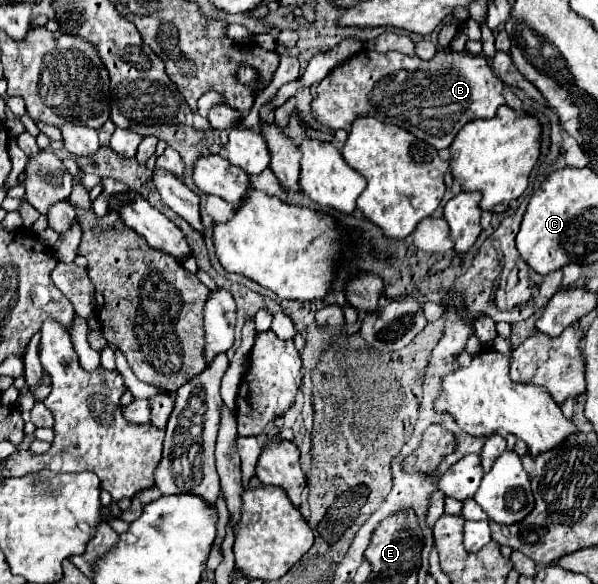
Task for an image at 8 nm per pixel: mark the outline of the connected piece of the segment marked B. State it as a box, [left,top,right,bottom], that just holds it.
[312,50,504,150]

